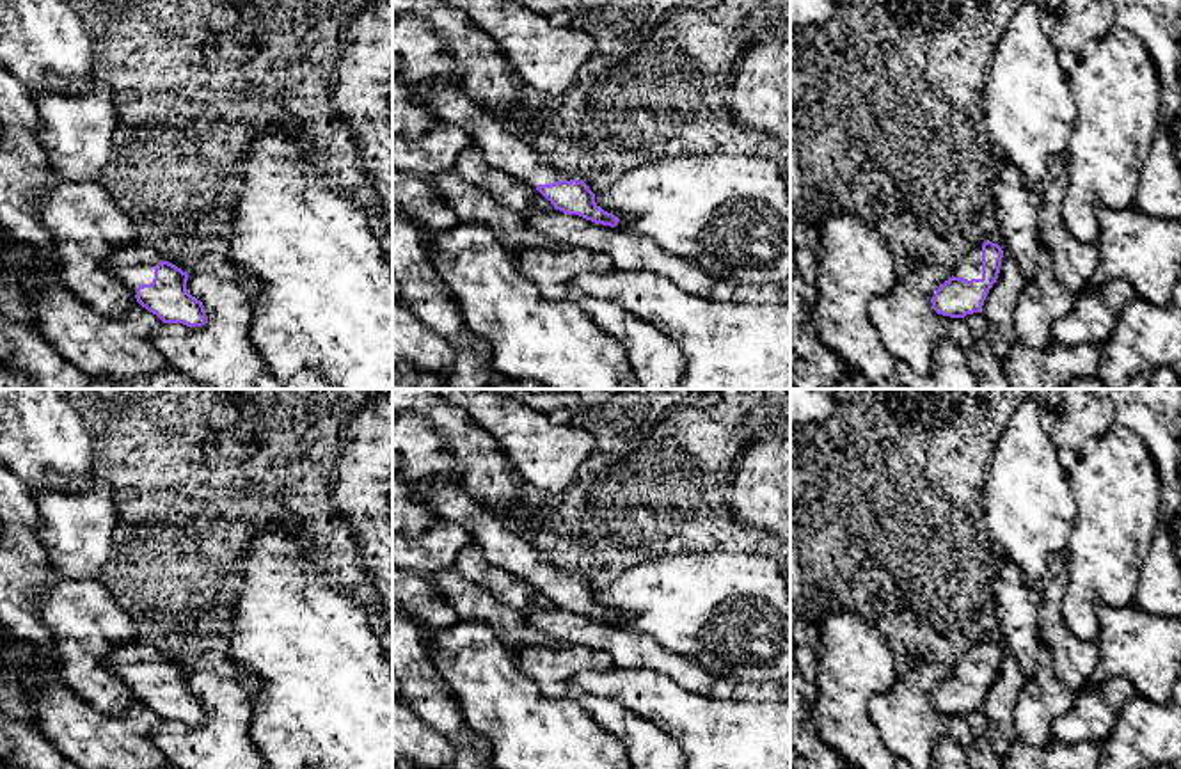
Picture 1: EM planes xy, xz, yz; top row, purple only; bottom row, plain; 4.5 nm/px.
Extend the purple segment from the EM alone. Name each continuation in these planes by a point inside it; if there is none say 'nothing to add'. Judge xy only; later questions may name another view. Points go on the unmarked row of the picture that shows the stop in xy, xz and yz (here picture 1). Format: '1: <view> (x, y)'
1: xy (134, 663)

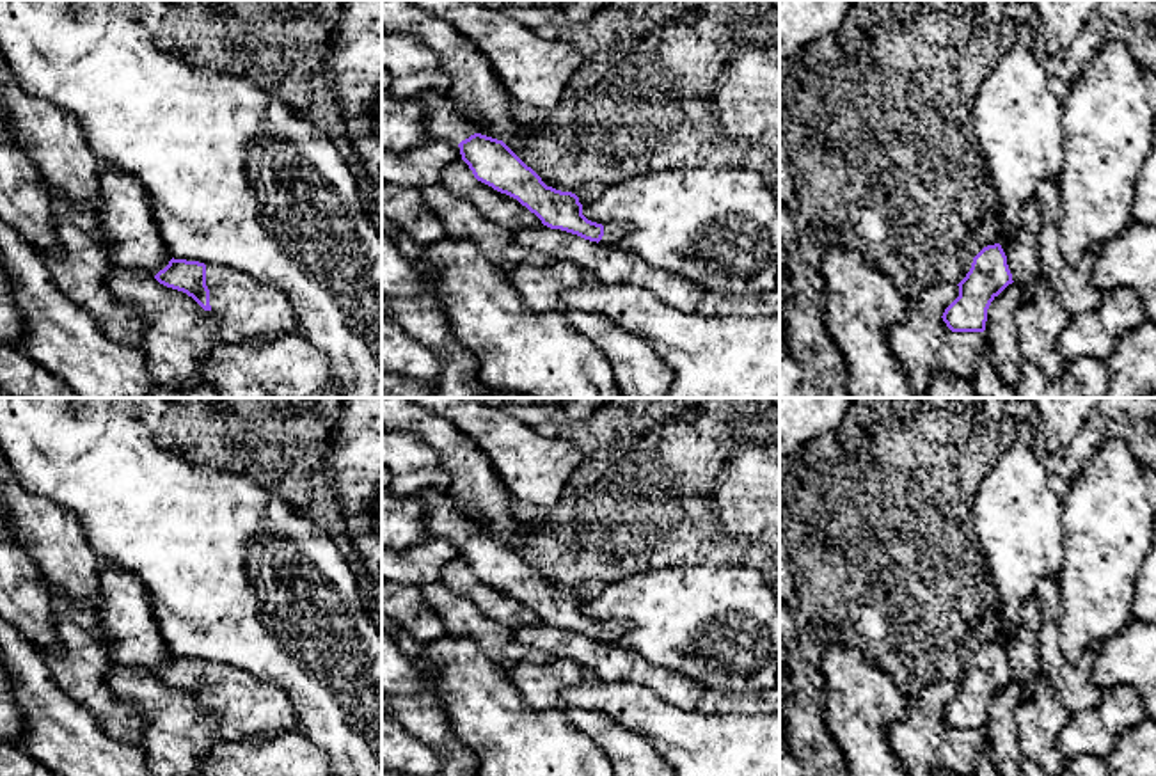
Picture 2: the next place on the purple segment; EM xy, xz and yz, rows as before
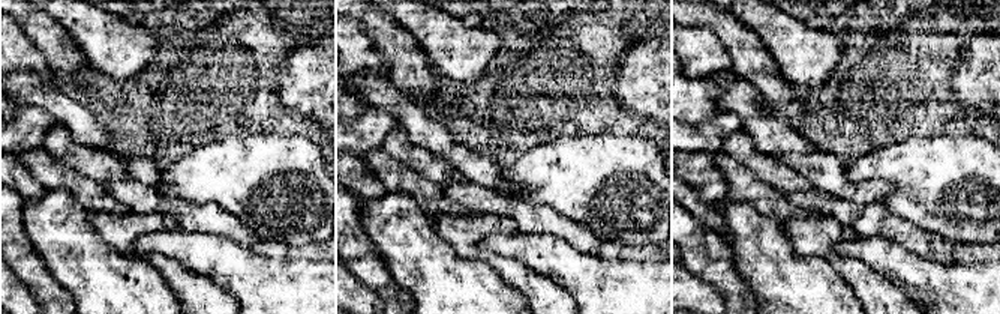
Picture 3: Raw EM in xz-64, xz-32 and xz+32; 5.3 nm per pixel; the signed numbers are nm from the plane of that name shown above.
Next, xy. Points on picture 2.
1: xy (249, 709)

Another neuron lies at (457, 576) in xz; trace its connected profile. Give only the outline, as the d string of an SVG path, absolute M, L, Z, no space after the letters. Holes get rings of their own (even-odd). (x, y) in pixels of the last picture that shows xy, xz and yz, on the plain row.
M462 556L442 568L439 582L458 597L472 602L487 618L511 630L543 623L542 618L517 597L478 579Z

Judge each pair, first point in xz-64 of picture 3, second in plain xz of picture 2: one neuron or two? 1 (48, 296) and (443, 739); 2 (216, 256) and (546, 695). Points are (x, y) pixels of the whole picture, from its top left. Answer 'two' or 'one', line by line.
1: one
2: two

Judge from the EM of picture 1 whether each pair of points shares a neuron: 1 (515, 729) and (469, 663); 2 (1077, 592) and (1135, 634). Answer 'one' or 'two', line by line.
1: one
2: two

